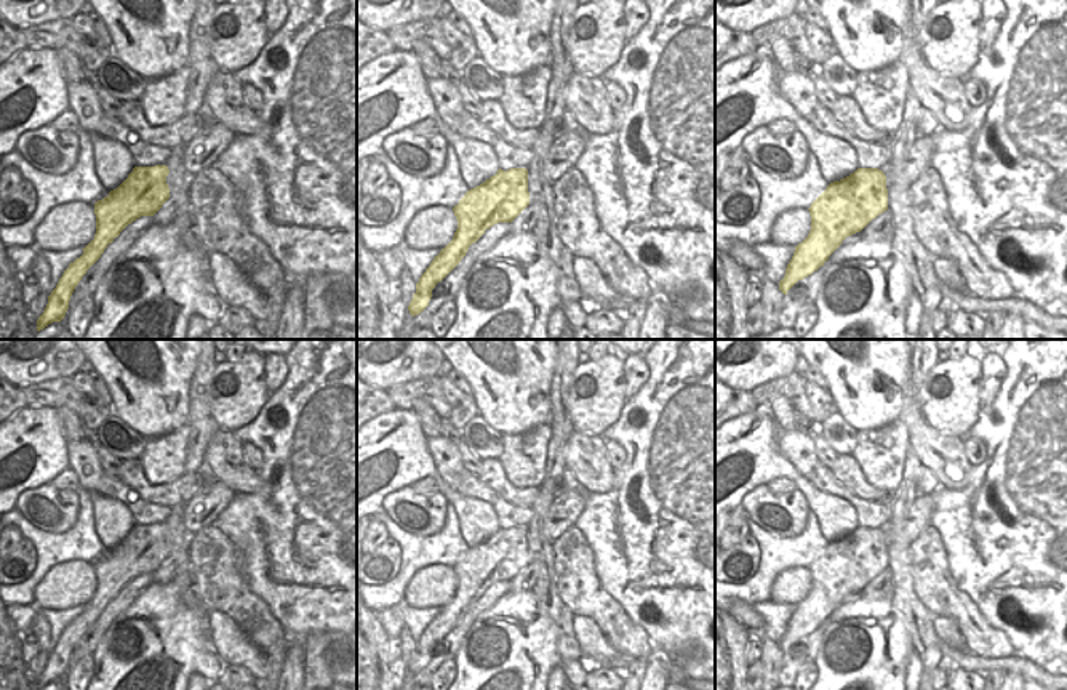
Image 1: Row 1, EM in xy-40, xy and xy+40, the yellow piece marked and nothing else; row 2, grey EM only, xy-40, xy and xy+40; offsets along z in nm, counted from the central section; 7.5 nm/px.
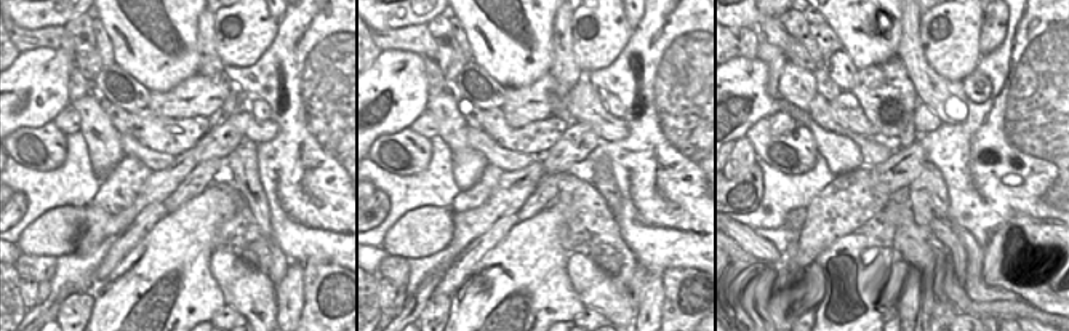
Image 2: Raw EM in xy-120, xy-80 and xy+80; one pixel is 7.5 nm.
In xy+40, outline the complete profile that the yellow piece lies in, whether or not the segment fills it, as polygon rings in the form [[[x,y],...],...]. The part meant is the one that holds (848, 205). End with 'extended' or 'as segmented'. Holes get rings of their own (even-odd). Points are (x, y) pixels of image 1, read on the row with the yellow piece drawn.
[[[857,168],[833,181],[808,208],[811,231],[795,247],[779,290],[787,291],[817,271],[841,242],[861,232],[872,219],[888,210],[886,176],[878,168]]]; as segmented

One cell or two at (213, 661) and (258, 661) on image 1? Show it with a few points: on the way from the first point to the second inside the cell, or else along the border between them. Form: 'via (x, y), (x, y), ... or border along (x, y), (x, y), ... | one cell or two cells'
border along (216, 652), (226, 665) | two cells

